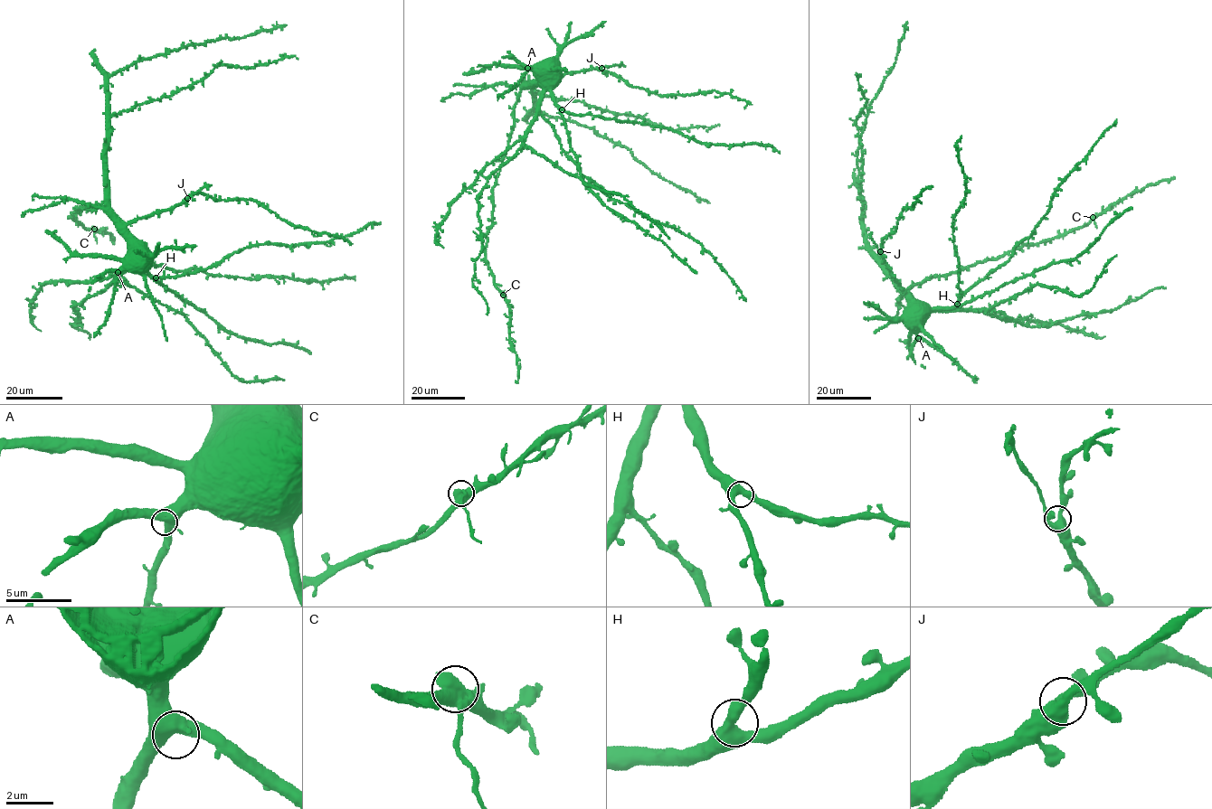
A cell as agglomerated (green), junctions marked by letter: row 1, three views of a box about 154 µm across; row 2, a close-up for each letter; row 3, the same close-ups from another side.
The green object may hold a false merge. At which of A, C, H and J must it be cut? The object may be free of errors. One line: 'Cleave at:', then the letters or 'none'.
Cleave at: C

